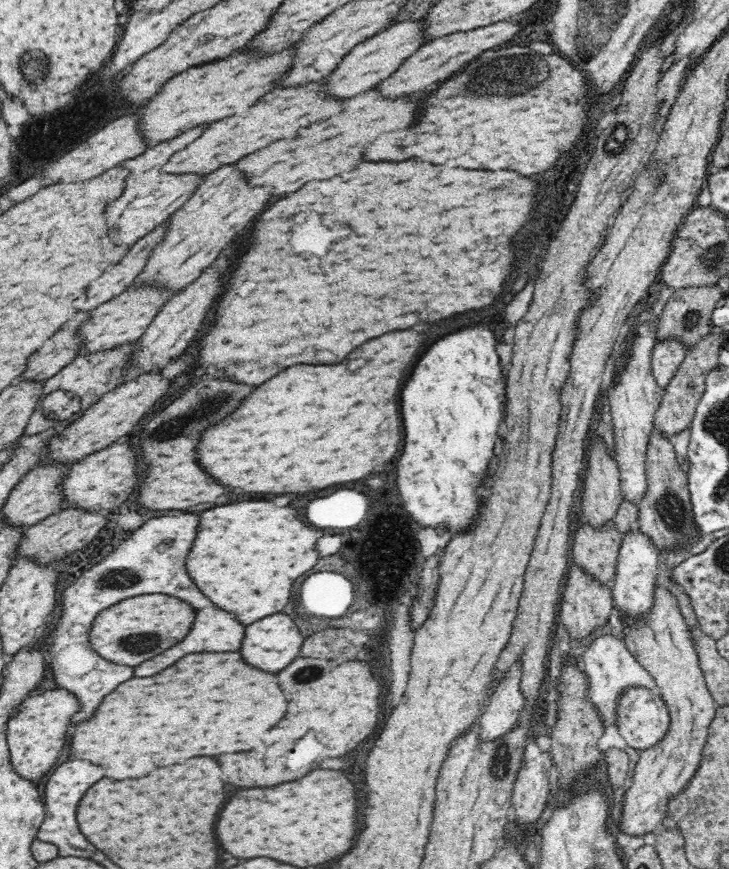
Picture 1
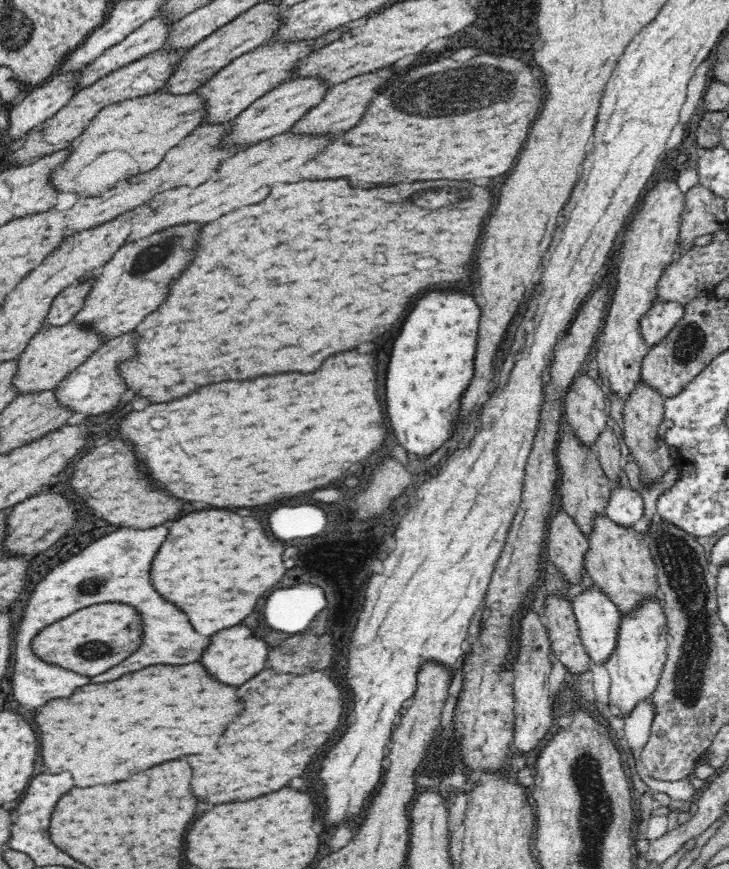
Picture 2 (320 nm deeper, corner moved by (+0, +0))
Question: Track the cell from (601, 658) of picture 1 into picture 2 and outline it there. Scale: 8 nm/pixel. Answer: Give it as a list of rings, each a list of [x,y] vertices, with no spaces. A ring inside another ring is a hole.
[[[595,582],[575,595],[571,603],[587,653],[596,664],[607,660],[616,648],[620,626],[618,607]]]

